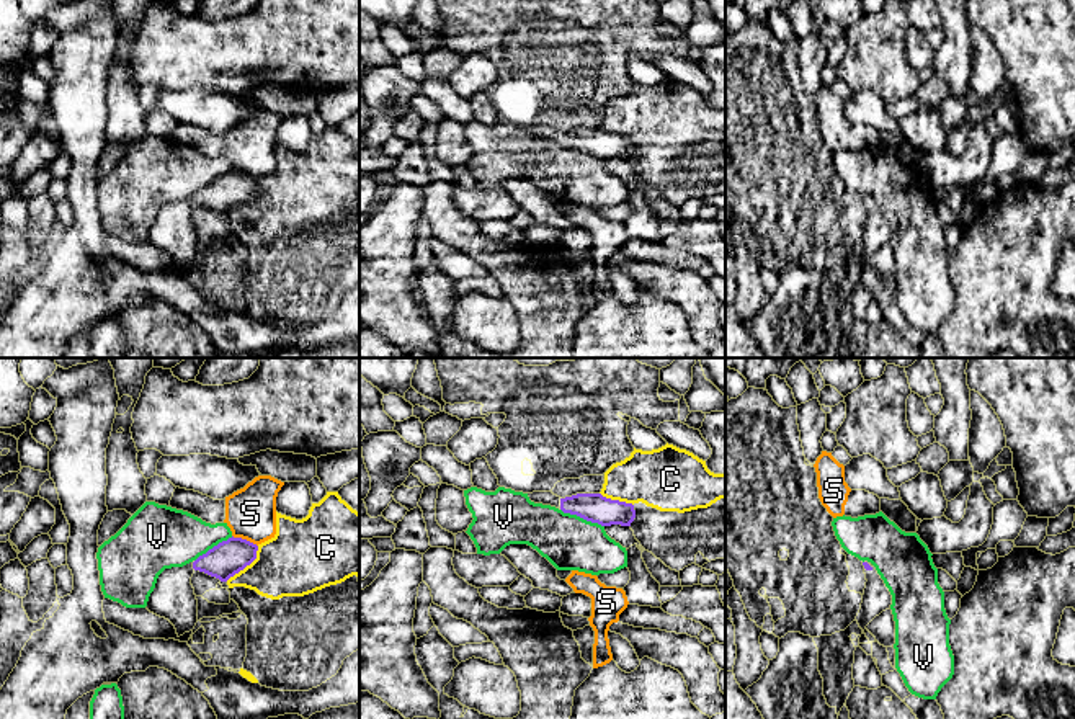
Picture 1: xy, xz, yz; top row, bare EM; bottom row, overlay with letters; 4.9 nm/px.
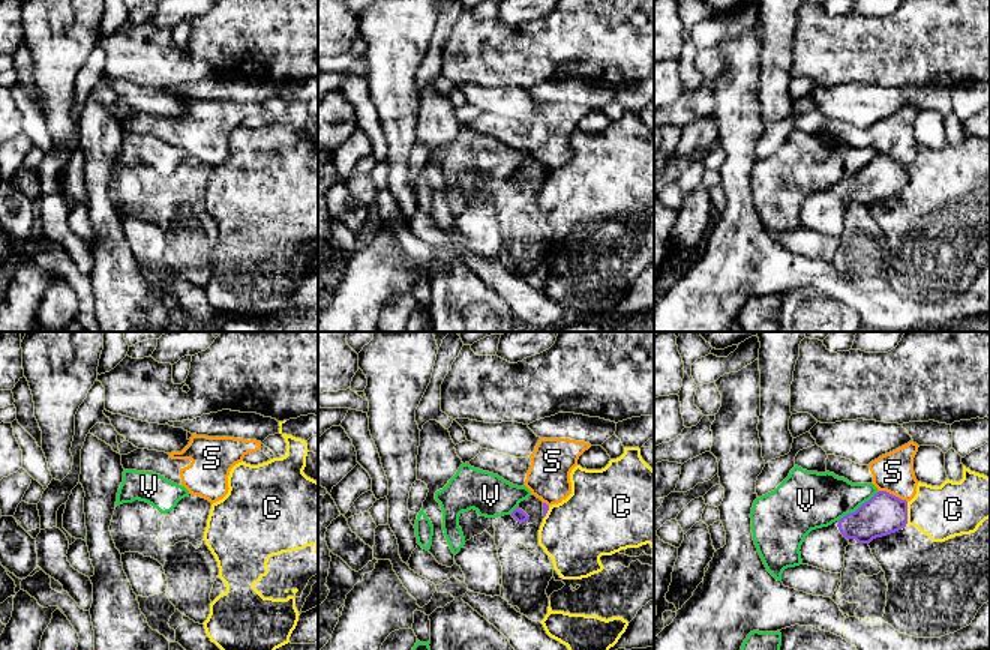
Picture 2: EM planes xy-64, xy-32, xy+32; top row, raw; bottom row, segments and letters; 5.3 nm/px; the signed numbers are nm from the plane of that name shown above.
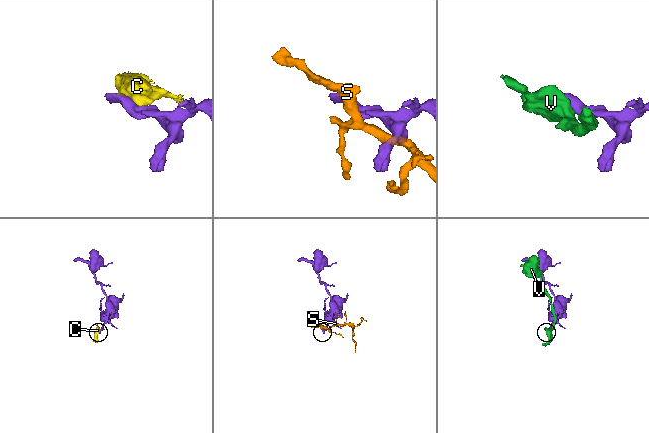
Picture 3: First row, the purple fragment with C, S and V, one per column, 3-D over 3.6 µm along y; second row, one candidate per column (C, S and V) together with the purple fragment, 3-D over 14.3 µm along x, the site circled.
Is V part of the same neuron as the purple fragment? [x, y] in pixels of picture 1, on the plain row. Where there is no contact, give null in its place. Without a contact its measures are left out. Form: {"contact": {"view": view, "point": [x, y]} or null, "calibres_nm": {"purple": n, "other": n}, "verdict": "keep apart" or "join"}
{"contact": {"view": "xz", "point": [582, 151]}, "calibres_nm": {"purple": 140, "other": 280}, "verdict": "keep apart"}

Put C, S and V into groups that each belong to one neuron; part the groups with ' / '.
C / S / V

